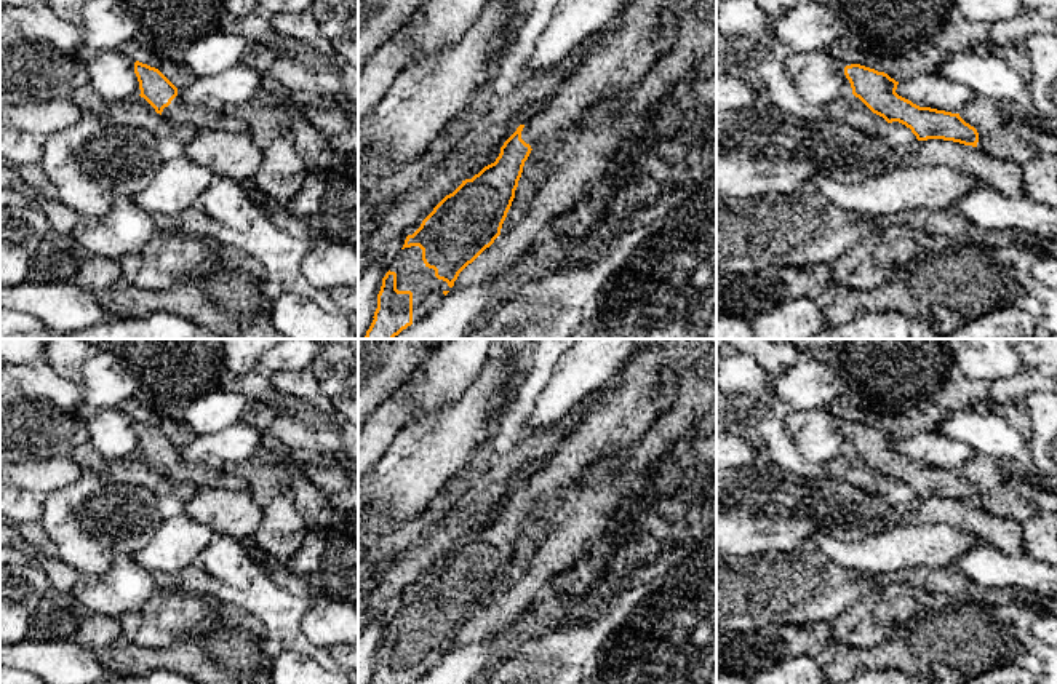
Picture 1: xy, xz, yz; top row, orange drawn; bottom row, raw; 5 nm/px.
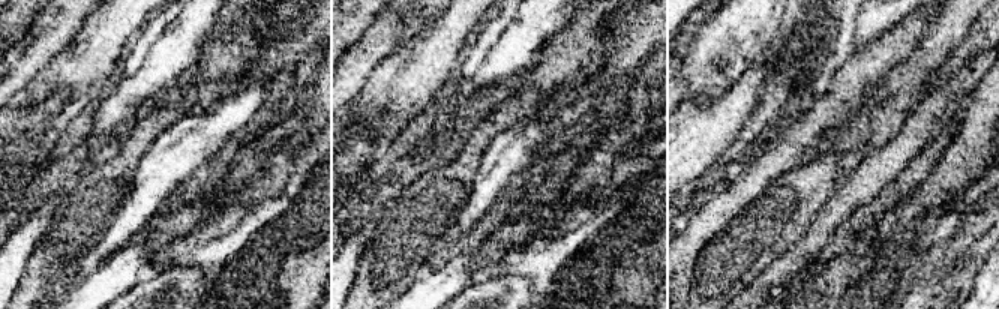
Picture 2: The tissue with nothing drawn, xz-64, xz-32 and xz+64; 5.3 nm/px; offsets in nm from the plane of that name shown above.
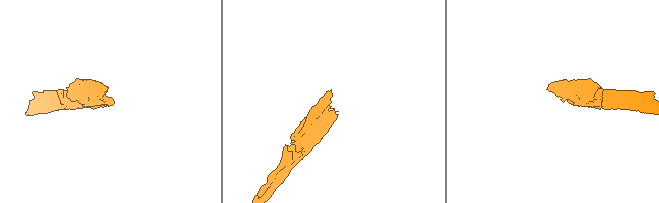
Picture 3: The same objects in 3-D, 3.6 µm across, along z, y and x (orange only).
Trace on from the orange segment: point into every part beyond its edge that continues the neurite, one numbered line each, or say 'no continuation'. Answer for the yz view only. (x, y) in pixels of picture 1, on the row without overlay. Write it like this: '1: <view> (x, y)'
no continuation

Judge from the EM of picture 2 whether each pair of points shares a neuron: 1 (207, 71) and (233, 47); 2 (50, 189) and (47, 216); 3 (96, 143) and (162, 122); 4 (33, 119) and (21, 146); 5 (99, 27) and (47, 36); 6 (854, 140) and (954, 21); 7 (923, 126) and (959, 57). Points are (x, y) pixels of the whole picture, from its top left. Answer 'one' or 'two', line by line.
1: one
2: two
3: two
4: one
5: two
6: one
7: two

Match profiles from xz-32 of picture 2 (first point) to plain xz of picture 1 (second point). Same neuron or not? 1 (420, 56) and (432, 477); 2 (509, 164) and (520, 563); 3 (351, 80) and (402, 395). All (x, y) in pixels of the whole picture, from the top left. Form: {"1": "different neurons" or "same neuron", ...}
{"1": "same neuron", "2": "same neuron", "3": "same neuron"}

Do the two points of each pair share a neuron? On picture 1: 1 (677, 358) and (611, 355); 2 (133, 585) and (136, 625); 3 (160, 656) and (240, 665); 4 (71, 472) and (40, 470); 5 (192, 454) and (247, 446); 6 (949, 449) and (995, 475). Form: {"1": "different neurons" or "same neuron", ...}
{"1": "different neurons", "2": "different neurons", "3": "same neuron", "4": "same neuron", "5": "same neuron", "6": "different neurons"}

